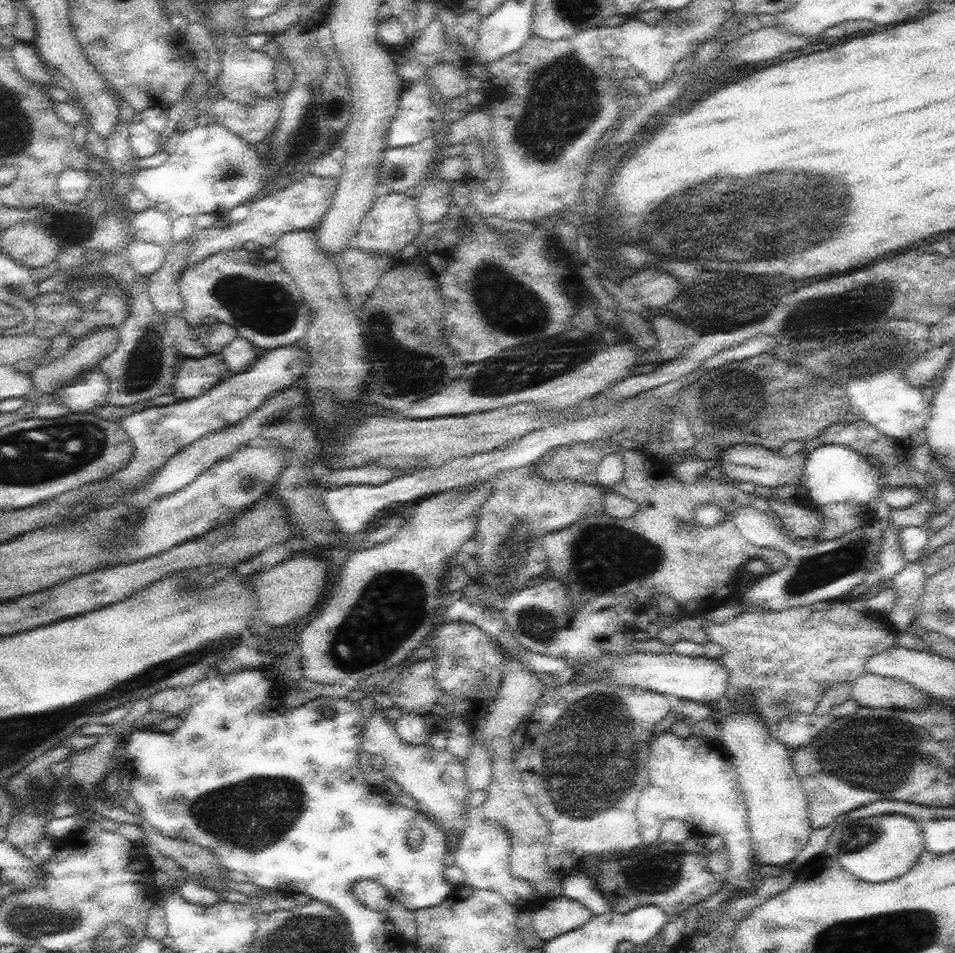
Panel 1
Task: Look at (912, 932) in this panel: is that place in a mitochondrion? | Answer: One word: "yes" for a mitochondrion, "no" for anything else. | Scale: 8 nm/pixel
yes

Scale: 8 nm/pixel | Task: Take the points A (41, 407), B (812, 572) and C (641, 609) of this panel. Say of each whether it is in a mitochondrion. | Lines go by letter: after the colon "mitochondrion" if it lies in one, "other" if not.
A: other
B: mitochondrion
C: other

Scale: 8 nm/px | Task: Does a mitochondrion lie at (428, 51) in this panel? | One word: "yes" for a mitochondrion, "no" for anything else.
no

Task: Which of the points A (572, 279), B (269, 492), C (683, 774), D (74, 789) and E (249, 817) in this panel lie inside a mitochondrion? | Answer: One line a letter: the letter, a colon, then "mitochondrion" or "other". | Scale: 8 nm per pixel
A: other
B: other
C: other
D: mitochondrion
E: mitochondrion

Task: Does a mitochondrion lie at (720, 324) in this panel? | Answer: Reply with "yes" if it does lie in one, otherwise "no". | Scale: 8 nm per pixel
no

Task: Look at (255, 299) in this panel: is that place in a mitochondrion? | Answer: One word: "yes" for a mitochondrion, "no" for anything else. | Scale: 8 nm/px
yes

